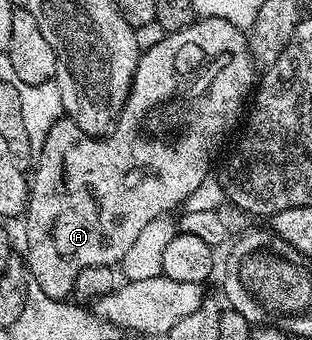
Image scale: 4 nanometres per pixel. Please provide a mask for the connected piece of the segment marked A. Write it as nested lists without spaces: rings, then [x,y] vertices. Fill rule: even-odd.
[[[202,17],[199,18],[193,25],[190,27],[186,27],[182,31],[178,31],[177,33],[167,34],[160,43],[154,45],[154,47],[150,47],[149,49],[143,50],[140,54],[140,58],[138,59],[138,63],[136,64],[136,74],[134,75],[134,79],[132,80],[132,86],[130,87],[130,91],[128,92],[128,98],[126,99],[126,103],[124,104],[124,109],[120,112],[120,116],[117,117],[115,125],[112,126],[111,129],[108,130],[107,133],[99,136],[92,137],[86,131],[82,131],[82,127],[78,127],[73,121],[67,119],[57,119],[52,122],[52,126],[50,127],[49,134],[46,135],[45,145],[42,147],[40,152],[38,152],[38,156],[34,161],[34,168],[30,173],[30,188],[28,190],[28,207],[26,210],[26,216],[23,218],[24,221],[24,237],[28,240],[28,253],[26,252],[26,264],[28,267],[28,275],[29,278],[42,289],[46,293],[46,295],[54,298],[56,301],[63,301],[65,299],[72,297],[72,288],[74,287],[74,283],[78,279],[78,275],[83,271],[86,267],[94,267],[95,265],[110,265],[113,267],[119,266],[123,259],[123,256],[126,255],[126,251],[130,250],[130,247],[134,247],[134,243],[138,239],[138,235],[143,233],[145,229],[149,228],[153,223],[152,221],[156,221],[159,219],[163,213],[168,213],[171,209],[179,210],[181,206],[185,204],[185,201],[190,195],[193,195],[194,191],[198,190],[200,184],[206,180],[214,169],[214,162],[217,160],[216,152],[220,149],[220,144],[224,141],[224,136],[227,135],[228,132],[231,131],[232,128],[237,125],[241,120],[242,114],[246,109],[246,102],[249,100],[250,94],[254,89],[254,82],[258,77],[258,69],[257,66],[252,64],[252,56],[250,55],[250,51],[248,50],[248,38],[246,36],[245,30],[239,29],[238,27],[234,27],[234,23],[226,23],[226,19],[218,19],[217,17]]]

